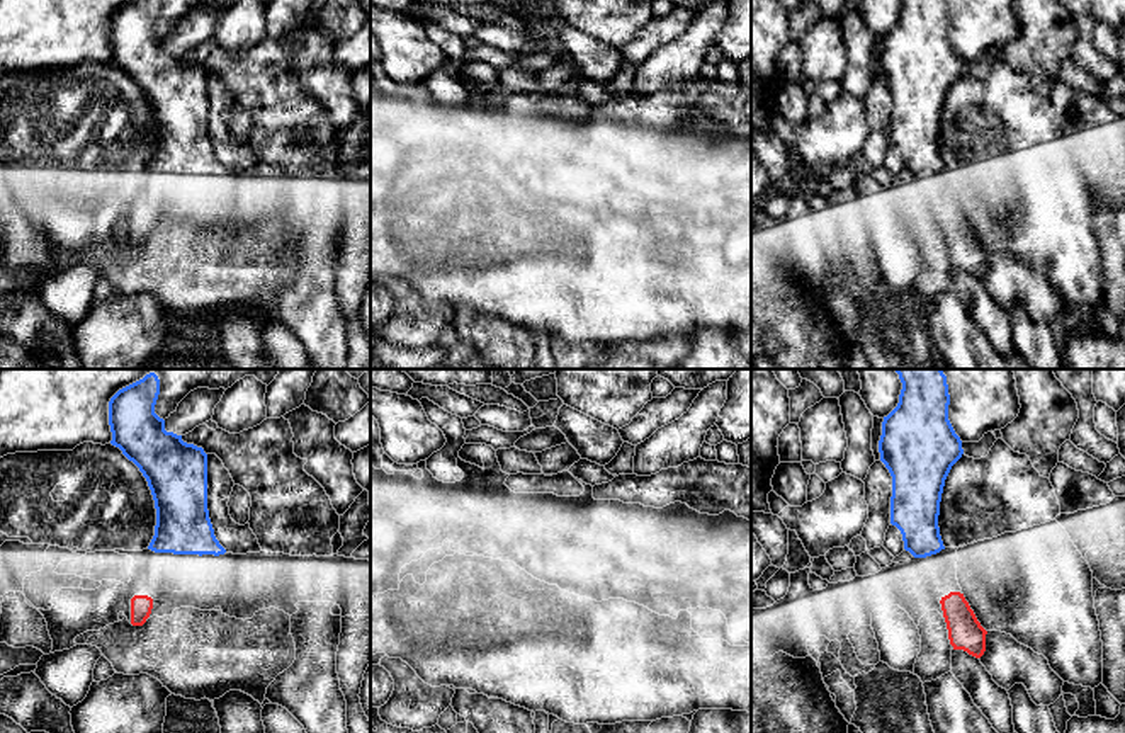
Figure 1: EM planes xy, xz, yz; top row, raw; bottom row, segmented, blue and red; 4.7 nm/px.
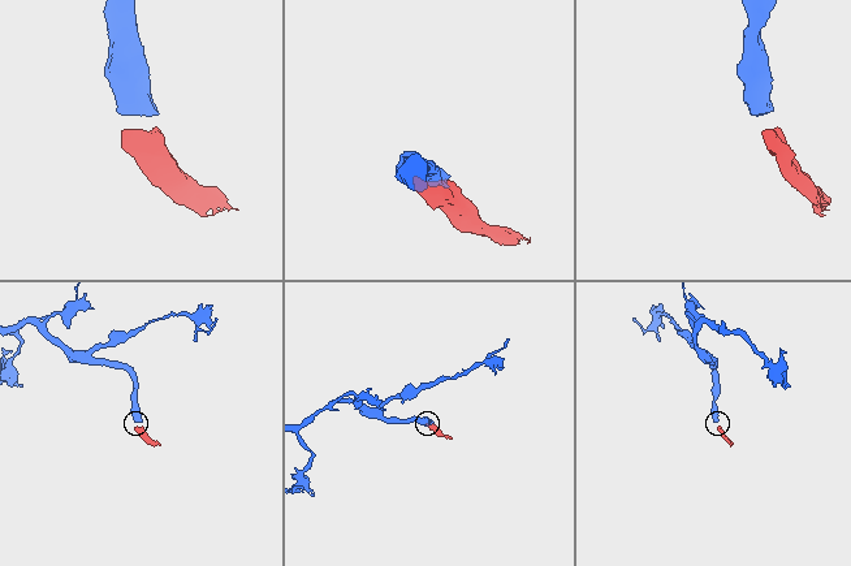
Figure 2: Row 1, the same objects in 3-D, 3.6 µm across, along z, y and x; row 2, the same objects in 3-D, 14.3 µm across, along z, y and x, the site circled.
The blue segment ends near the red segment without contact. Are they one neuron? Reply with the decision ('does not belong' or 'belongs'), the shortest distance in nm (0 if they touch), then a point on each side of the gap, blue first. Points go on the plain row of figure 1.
belongs; gap 200 nm; span yz (935, 172), (950, 211)

